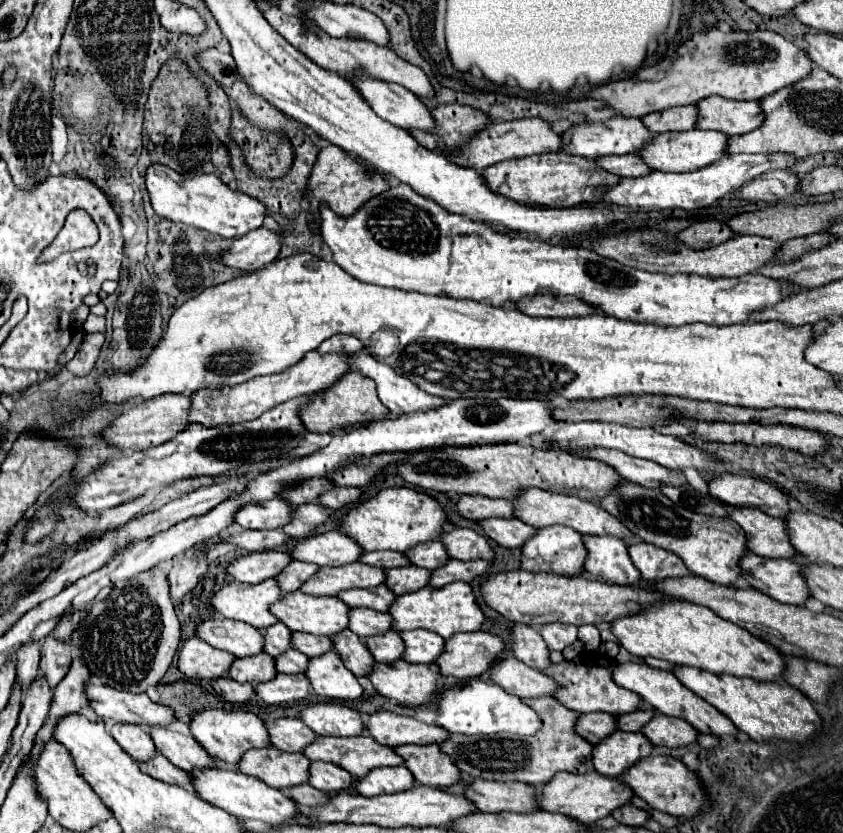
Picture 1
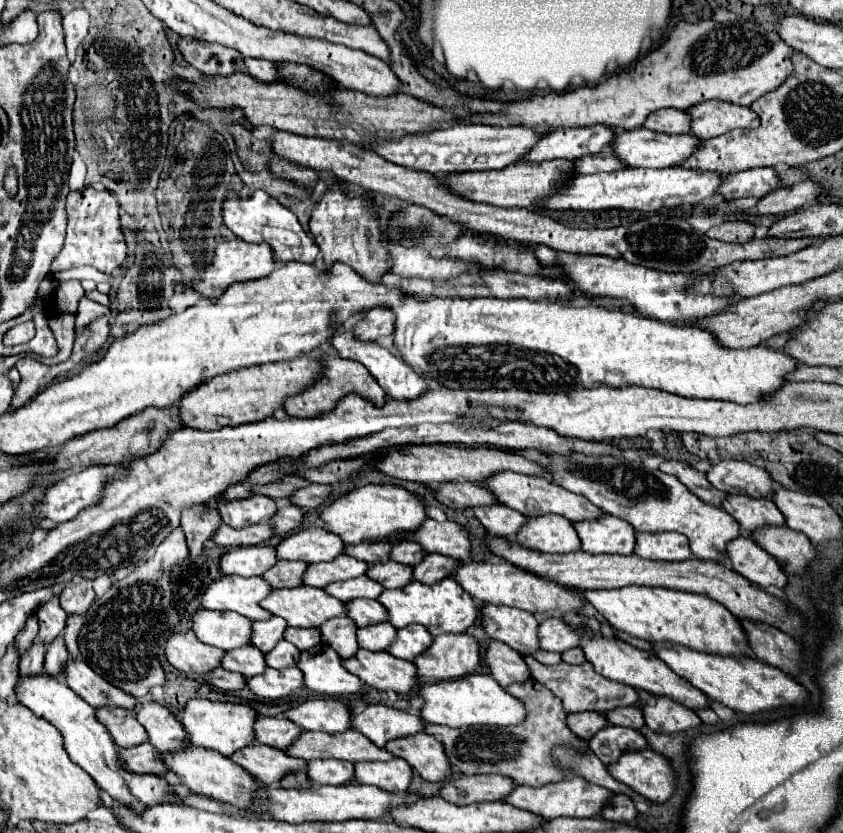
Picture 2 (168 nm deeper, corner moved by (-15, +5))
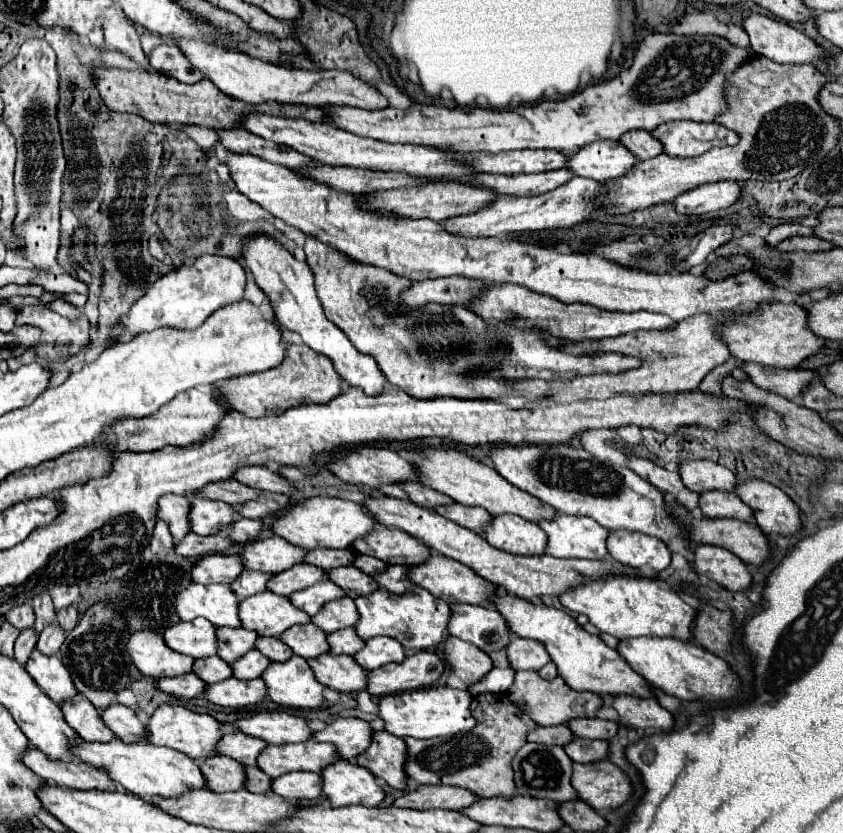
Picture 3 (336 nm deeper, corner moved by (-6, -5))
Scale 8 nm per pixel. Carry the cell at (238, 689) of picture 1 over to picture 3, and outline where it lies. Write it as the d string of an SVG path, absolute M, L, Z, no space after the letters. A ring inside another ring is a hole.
M182 674L178 678L158 678L156 684L158 690L180 698L196 698L202 696L206 690L206 684L200 678L196 678L196 674Z

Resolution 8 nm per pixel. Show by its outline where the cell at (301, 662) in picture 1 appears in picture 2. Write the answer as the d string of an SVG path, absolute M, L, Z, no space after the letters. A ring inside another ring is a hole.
M281 640L271 652L265 654L265 662L271 668L287 668L287 666L297 666L299 662L299 648L295 648L293 644L289 644L287 640Z

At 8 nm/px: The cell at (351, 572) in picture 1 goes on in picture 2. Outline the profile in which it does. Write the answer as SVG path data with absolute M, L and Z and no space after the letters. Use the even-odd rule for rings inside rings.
M341 554L333 562L323 562L323 564L309 564L309 570L303 576L303 584L325 588L331 582L341 582L357 576L367 574L369 564L363 560L355 560L347 554Z

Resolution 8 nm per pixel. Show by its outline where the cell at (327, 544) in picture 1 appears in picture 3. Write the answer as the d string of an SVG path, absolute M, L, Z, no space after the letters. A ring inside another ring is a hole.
M272 536L272 538L254 540L246 544L246 548L238 556L246 570L278 574L282 570L288 570L294 564L300 564L304 554L306 554L304 548L292 546L280 536Z

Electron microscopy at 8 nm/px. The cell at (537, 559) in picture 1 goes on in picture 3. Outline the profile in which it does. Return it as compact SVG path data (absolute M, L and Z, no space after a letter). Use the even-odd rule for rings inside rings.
M510 514L494 516L490 526L484 528L484 538L498 550L522 556L544 554L548 542L544 530L536 522Z

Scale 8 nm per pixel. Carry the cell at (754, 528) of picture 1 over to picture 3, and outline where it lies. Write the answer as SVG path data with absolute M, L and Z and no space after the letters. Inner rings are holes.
M708 490L700 494L698 502L700 510L708 518L736 518L736 520L752 520L750 508L734 494L722 490Z

